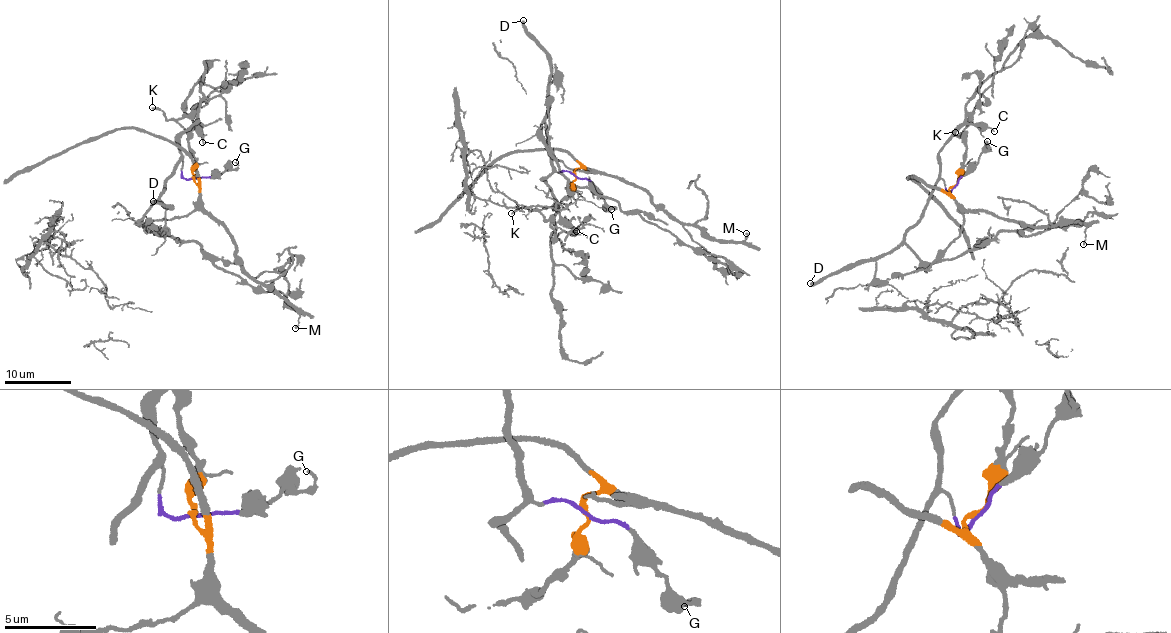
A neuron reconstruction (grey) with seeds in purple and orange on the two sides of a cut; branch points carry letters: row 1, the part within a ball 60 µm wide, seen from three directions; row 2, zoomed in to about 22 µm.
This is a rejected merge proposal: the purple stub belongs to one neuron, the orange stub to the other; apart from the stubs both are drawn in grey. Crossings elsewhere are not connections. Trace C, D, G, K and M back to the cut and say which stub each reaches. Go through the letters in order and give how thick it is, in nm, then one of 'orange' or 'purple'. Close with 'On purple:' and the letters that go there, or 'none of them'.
C: 140 nm thick; purple
D: 360 nm thick; purple
G: 140 nm thick; purple
K: 240 nm thick; orange
M: 170 nm thick; orange
On purple: C, D, G

